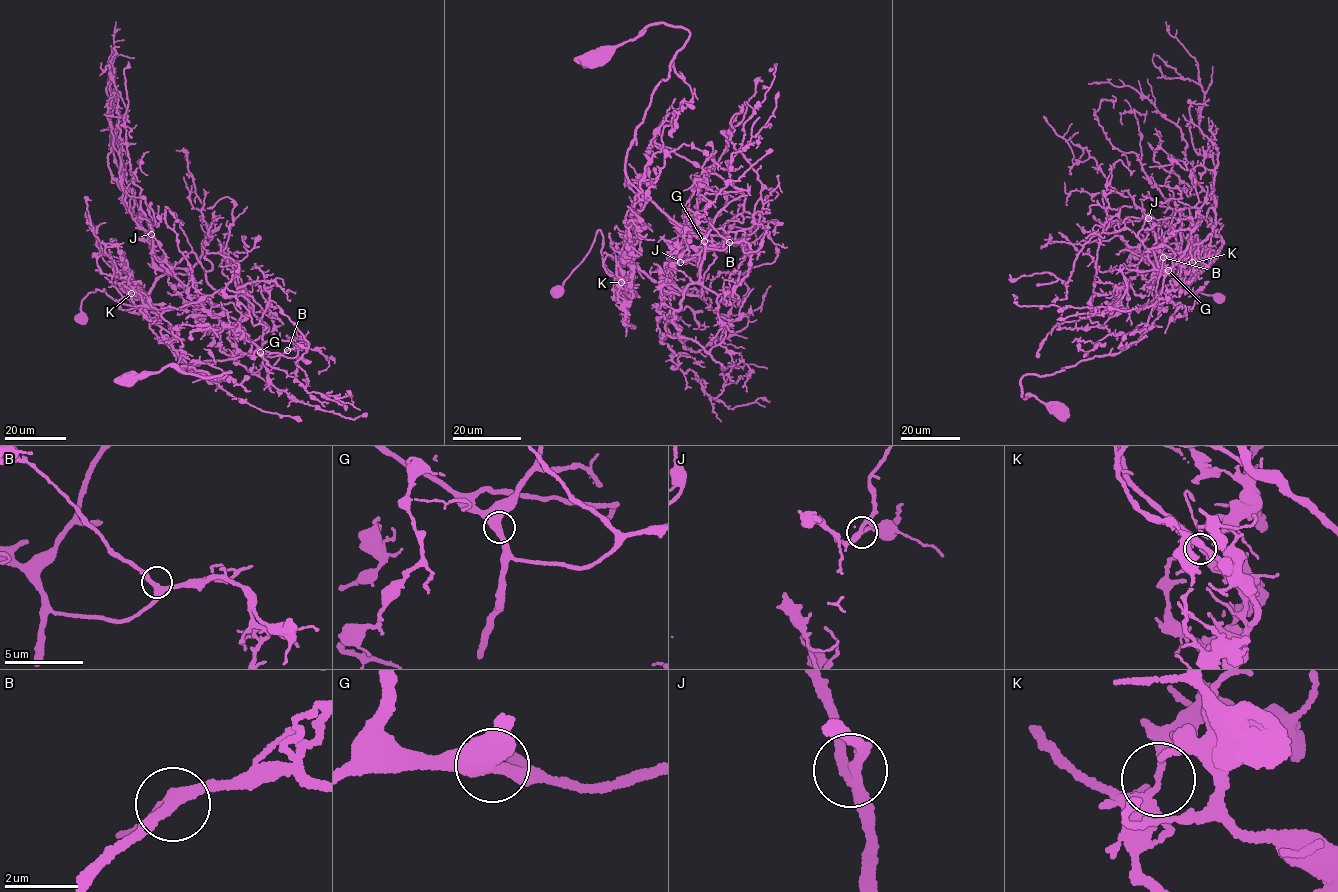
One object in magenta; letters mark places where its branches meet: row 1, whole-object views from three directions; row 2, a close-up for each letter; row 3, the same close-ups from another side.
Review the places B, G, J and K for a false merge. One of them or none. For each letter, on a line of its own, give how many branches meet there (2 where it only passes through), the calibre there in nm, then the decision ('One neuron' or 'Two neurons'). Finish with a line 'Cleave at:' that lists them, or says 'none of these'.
B: Branches: 3. Thickness 300 nm. One neuron
G: Branches: 2. Thickness 550 nm. One neuron
J: Branches: 3. Thickness 240 nm. One neuron
K: Branches: 2. Thickness 150 nm. Two neurons
Cleave at: K

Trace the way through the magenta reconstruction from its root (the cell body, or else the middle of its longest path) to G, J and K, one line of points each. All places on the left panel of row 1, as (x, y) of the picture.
G: (127, 376), (172, 365), (204, 377), (230, 371), (220, 381), (174, 367), (260, 352)
J: (127, 376), (230, 371), (220, 381), (174, 367), (262, 353), (184, 289), (151, 234)
K: (127, 376), (230, 372), (175, 369), (191, 364), (174, 336), (127, 295), (119, 306), (132, 293)

